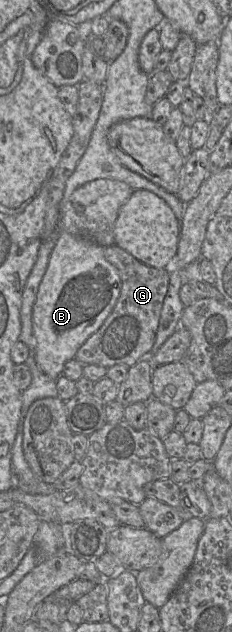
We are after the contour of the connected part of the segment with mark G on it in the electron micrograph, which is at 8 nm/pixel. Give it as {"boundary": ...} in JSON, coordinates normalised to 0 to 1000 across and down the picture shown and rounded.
{"boundary":[[[504,388],[448,392],[448,405],[500,422],[522,440],[513,472],[435,517],[336,552],[319,566],[358,578],[457,582],[539,576],[556,582],[655,560],[733,434],[716,424],[638,421]]]}

